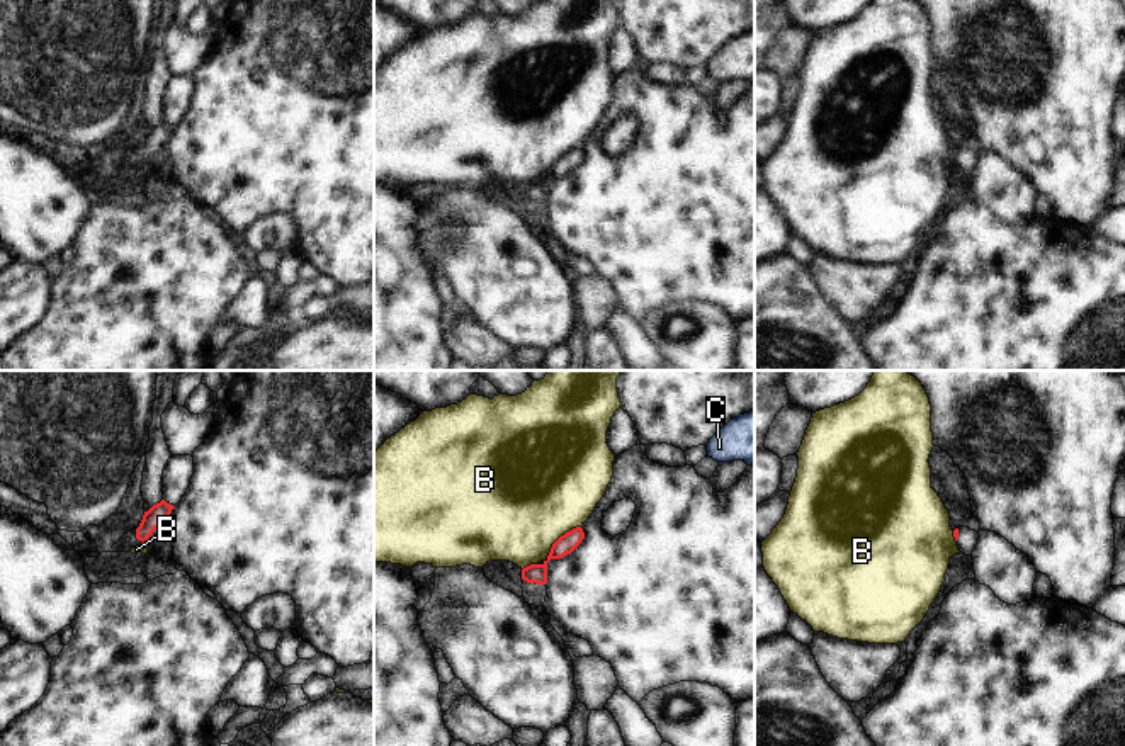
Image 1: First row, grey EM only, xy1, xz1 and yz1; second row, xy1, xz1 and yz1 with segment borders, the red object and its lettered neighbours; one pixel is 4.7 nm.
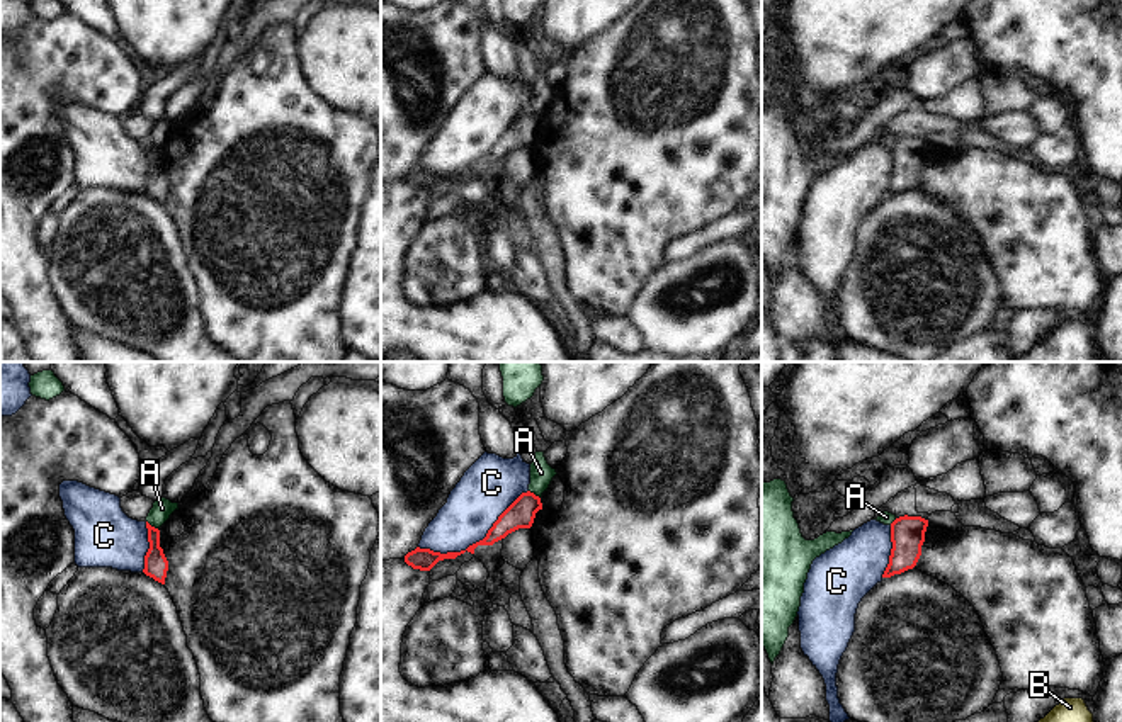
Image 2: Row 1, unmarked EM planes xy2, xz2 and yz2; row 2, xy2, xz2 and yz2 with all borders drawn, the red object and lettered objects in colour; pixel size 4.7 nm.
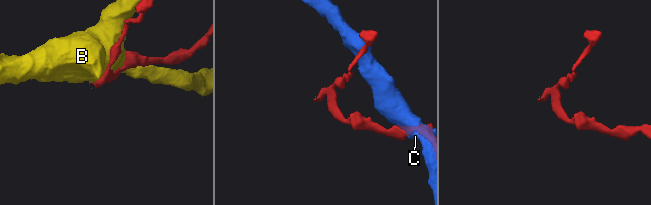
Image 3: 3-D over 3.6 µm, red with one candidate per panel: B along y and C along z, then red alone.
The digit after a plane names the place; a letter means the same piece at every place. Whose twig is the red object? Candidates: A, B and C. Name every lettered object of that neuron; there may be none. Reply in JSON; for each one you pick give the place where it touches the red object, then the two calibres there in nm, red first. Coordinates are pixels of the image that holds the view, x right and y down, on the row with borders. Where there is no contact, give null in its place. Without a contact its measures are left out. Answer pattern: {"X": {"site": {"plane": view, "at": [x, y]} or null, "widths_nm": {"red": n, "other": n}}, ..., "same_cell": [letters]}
{"same_cell": []}

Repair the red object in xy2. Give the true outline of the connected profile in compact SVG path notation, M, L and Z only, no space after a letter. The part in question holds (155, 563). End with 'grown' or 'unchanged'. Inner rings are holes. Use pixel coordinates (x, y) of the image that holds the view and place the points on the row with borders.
M146 522L146 528L148 528L150 549L144 556L143 573L153 578L155 581L165 584L168 561L163 554L163 549L160 547L160 530L151 527L148 522Z; unchanged

